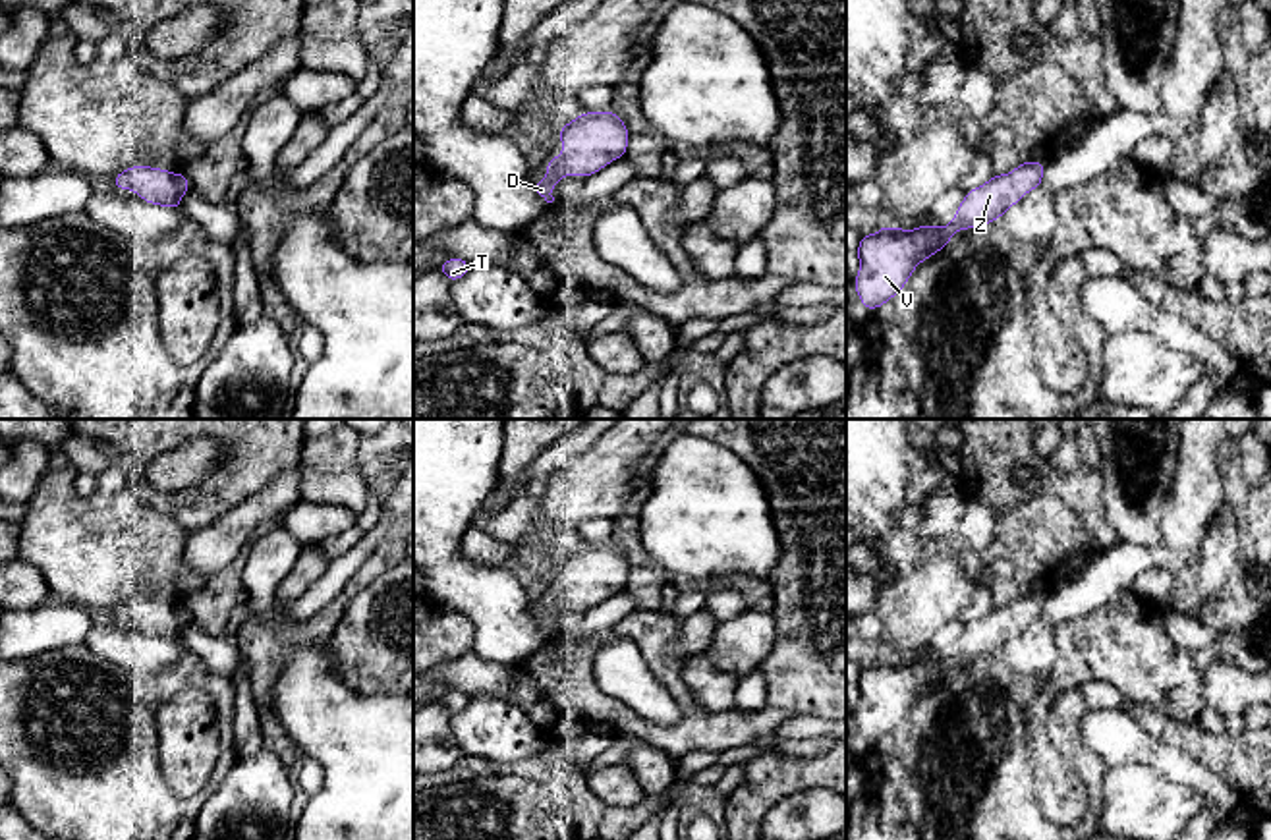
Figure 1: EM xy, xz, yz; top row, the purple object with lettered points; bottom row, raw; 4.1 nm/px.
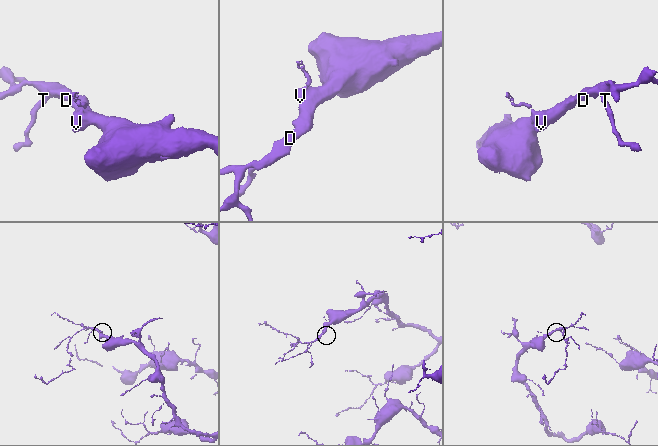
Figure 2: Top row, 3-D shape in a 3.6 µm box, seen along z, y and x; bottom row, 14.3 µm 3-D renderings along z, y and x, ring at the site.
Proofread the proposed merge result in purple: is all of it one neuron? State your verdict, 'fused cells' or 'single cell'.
single cell

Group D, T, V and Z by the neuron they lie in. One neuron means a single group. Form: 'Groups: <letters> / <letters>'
Groups: D T V Z

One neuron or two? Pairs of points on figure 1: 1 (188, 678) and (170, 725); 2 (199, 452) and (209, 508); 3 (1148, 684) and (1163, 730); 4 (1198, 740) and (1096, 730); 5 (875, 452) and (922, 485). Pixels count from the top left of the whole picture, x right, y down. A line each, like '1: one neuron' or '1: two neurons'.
1: two neurons
2: two neurons
3: two neurons
4: two neurons
5: two neurons

